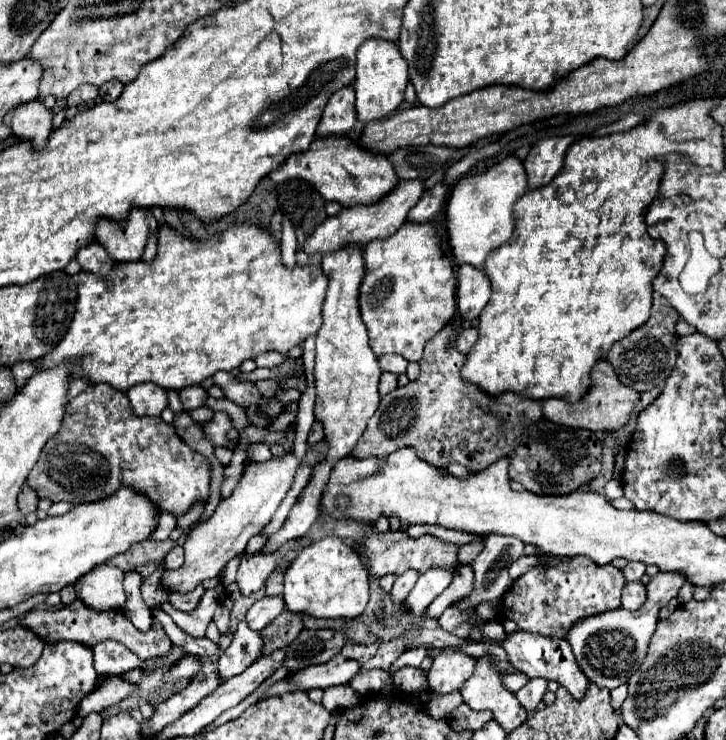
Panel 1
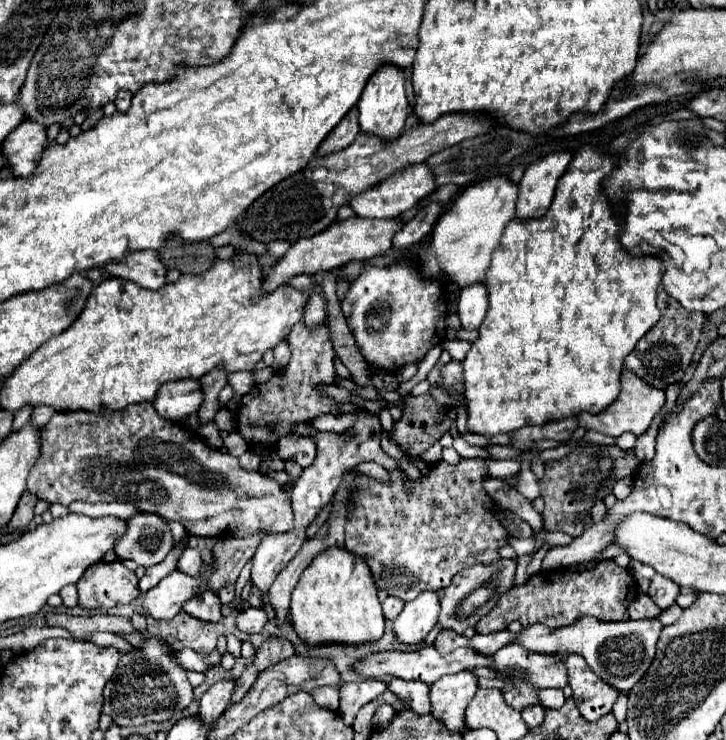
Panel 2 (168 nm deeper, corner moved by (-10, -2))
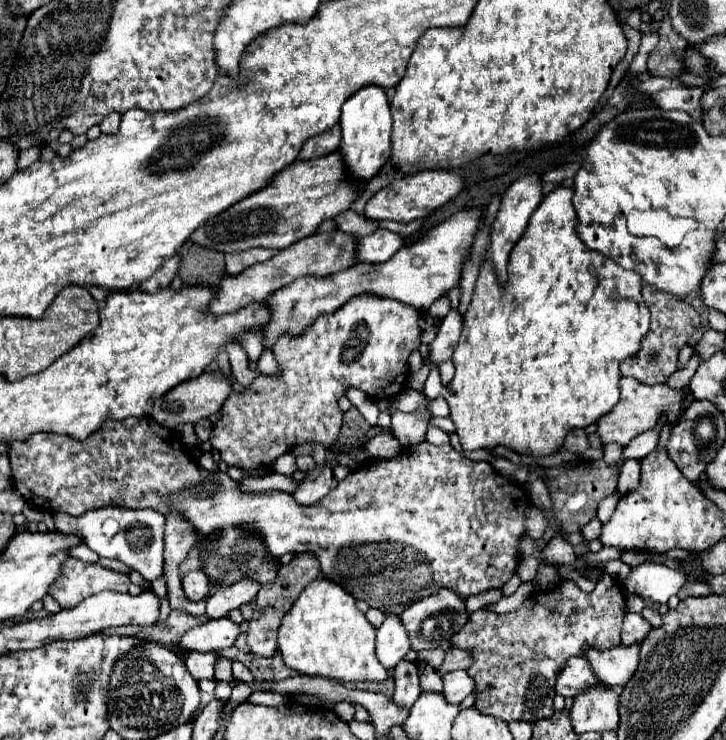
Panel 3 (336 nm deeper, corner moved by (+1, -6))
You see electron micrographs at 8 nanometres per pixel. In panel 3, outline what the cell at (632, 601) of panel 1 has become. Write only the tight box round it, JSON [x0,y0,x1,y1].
[622,613,650,643]

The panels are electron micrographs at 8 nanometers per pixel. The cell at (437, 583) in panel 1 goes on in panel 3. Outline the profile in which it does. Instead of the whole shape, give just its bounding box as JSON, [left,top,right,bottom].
[376,615,410,669]

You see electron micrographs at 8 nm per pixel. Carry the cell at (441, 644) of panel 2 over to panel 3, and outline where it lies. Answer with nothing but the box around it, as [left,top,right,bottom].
[418,661,442,691]

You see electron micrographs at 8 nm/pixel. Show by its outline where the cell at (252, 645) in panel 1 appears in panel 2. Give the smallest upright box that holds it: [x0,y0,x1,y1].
[199,681,235,723]

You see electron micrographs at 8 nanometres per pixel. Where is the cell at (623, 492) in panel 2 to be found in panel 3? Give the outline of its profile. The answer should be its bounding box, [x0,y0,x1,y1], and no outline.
[598,491,622,523]

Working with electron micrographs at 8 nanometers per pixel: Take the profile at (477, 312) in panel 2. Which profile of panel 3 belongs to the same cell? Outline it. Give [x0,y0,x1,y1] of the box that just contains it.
[430,309,464,363]

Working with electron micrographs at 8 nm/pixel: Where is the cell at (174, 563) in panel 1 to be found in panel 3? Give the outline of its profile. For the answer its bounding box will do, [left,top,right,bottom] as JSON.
[182,571,210,599]

